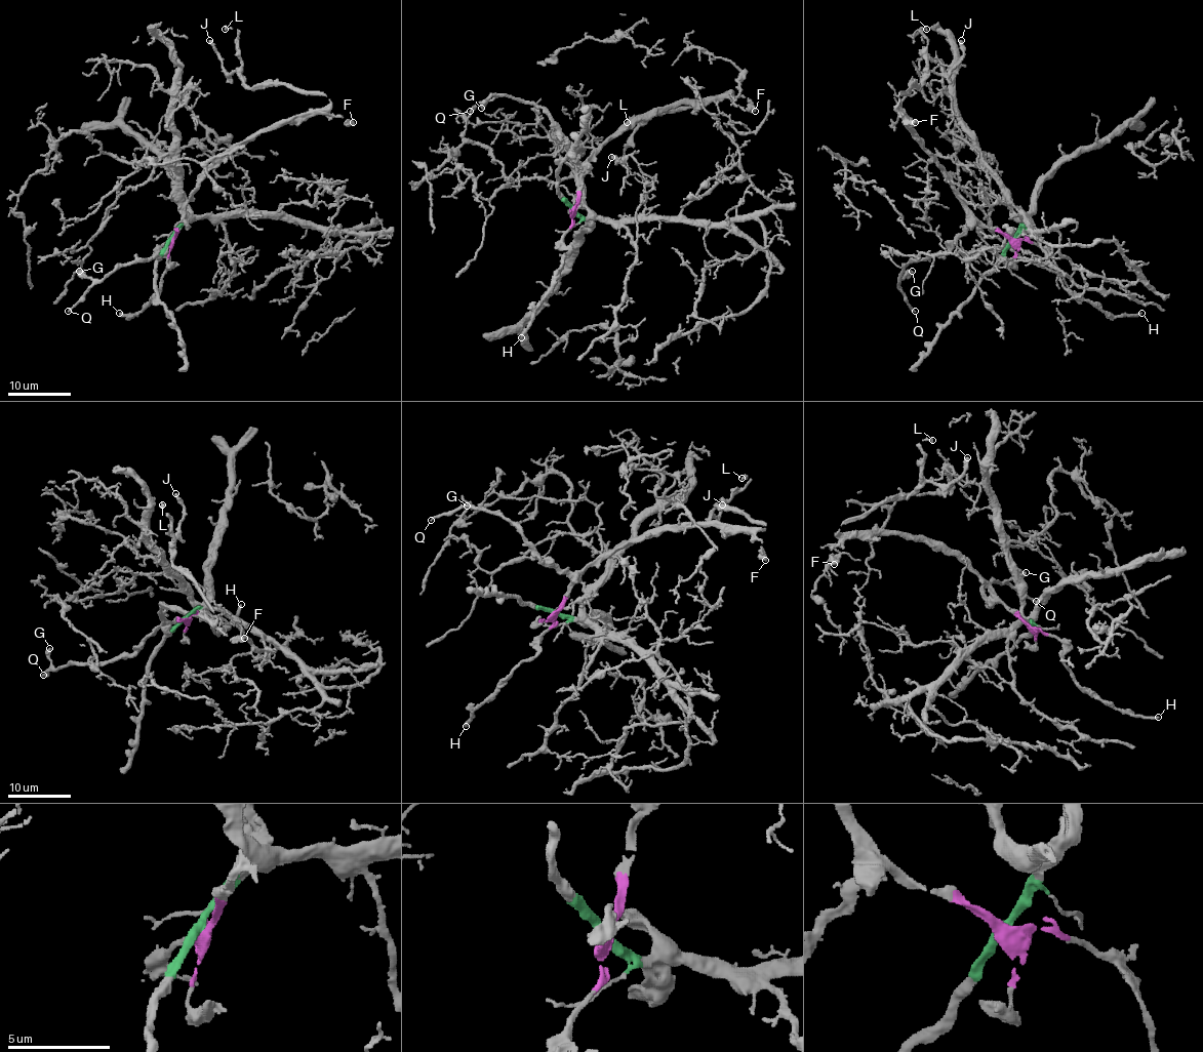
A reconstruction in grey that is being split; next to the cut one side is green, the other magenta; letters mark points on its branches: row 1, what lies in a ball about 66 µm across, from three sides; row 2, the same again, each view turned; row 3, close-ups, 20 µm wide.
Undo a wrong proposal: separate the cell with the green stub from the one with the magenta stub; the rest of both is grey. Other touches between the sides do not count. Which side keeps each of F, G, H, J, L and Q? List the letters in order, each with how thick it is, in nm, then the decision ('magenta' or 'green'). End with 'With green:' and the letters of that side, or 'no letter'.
F: 500 nm thick; magenta
G: 420 nm thick; magenta
H: 260 nm thick; magenta
J: 280 nm thick; magenta
L: 240 nm thick; magenta
Q: 180 nm thick; magenta
With green: no letter

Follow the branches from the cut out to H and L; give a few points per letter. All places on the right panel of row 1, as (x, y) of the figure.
H: (1013, 239), (1029, 239), (1044, 249), (1053, 259), (1060, 282), (1114, 316), (1141, 313)
L: (1013, 239), (973, 215), (898, 108), (899, 94), (926, 73), (928, 40), (920, 29), (926, 29)

